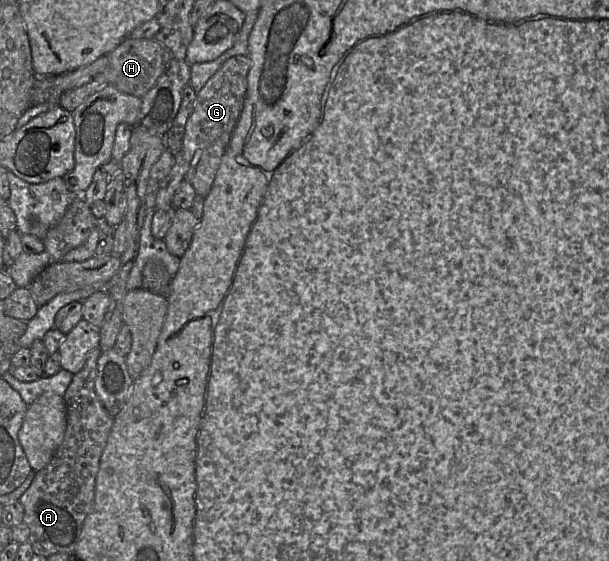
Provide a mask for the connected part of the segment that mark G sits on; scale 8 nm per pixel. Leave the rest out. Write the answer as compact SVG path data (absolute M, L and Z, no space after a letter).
M237 55L225 61L197 93L194 109L186 123L182 151L187 162L185 180L205 198L213 185L221 159L240 117L247 92L251 59Z

